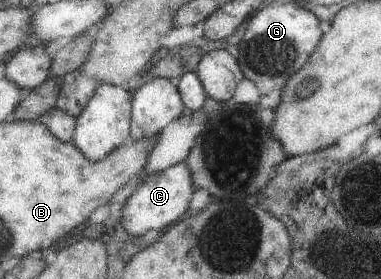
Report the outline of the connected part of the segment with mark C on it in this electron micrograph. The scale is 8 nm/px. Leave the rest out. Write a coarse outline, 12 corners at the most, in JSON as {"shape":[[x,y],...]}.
{"shape":[[183,162],[122,195],[120,223],[136,238],[190,213]]}

